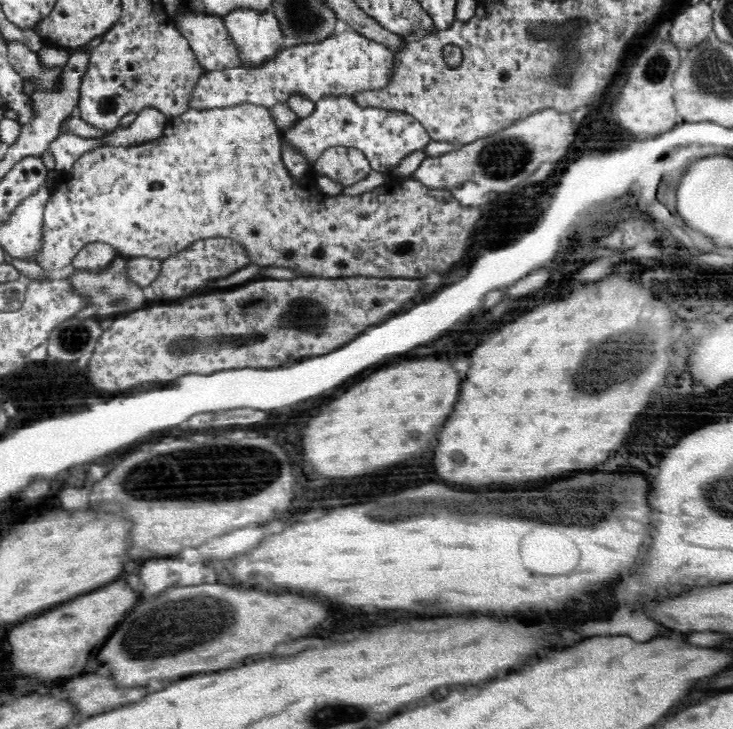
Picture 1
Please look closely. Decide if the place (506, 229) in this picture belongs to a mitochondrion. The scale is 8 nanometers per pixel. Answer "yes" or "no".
no

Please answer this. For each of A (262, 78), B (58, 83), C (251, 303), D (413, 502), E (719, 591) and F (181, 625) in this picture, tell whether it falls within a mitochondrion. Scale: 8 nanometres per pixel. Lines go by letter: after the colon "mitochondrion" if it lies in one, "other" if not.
A: other
B: other
C: other
D: mitochondrion
E: other
F: mitochondrion

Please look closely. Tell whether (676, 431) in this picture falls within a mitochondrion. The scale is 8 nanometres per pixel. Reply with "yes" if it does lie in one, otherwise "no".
no

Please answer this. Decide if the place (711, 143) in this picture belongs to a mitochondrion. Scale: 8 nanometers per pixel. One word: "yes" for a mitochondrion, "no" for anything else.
no

